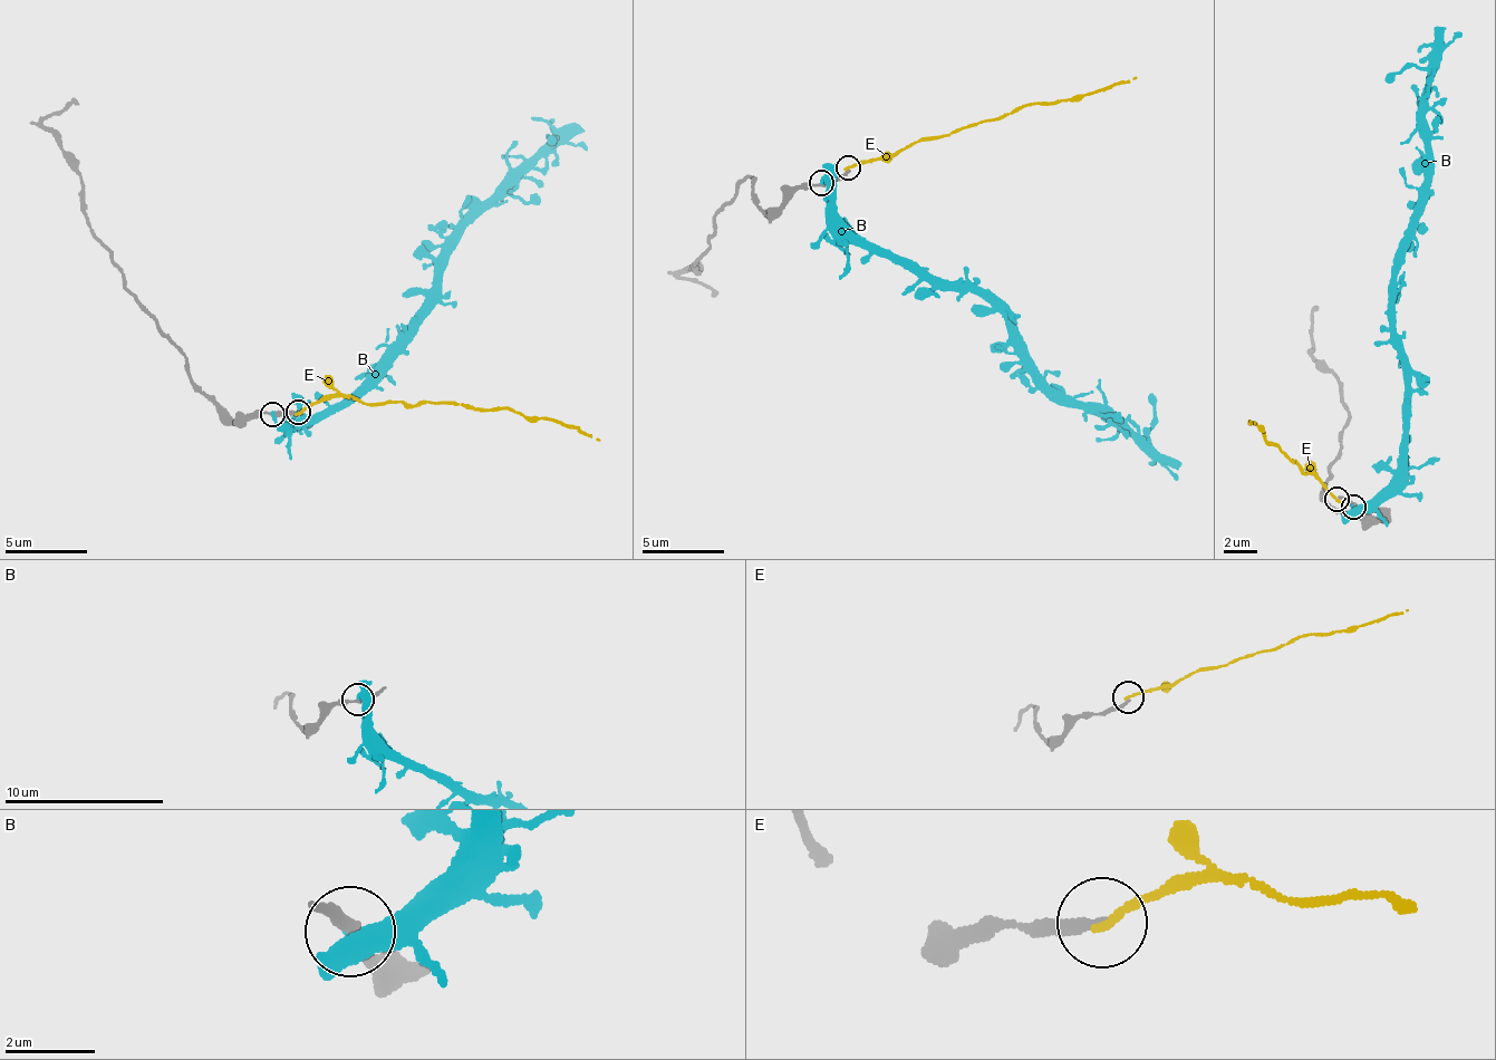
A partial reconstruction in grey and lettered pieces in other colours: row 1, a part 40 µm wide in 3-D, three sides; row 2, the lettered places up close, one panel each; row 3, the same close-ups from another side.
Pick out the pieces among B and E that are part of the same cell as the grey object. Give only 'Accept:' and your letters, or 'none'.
Accept: E

